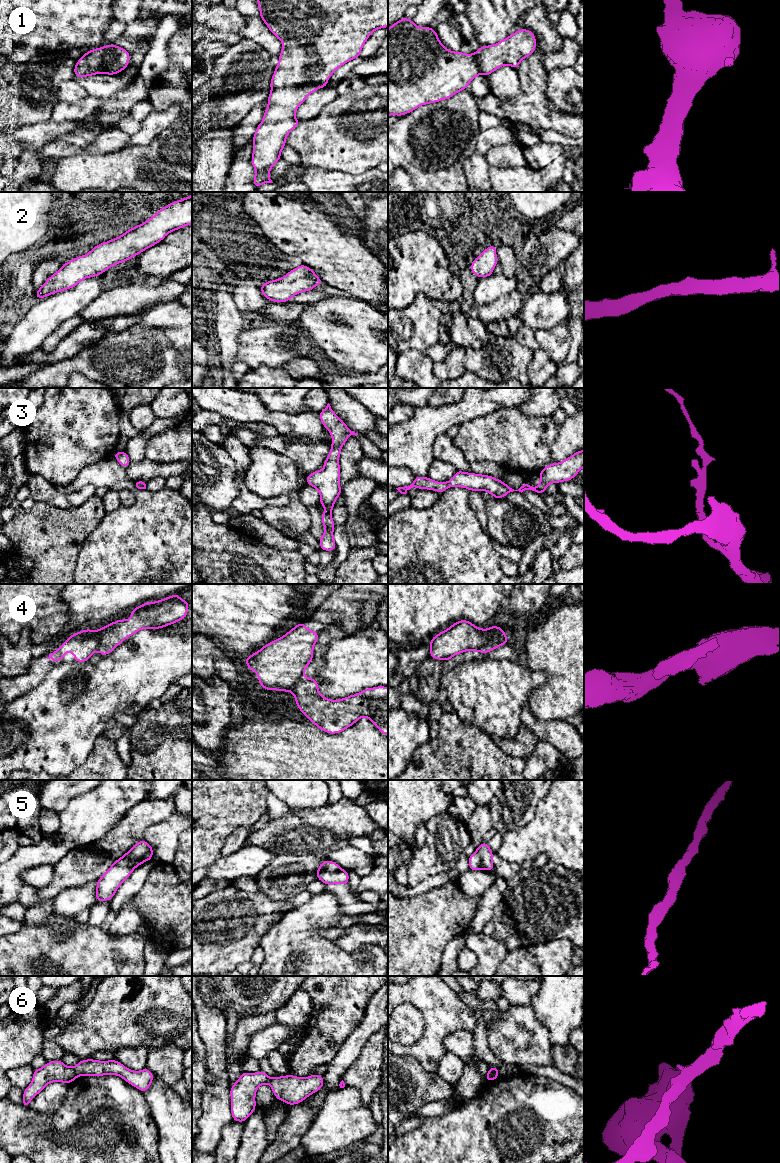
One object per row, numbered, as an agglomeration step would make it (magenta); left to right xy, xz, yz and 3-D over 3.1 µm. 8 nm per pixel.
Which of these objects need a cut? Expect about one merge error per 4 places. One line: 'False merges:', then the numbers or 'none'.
False merges: 4, 6

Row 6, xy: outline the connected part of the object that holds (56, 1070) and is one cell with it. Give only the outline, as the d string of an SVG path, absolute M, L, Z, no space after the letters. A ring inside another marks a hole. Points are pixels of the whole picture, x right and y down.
M62 1060L46 1062L46 1064L34 1070L30 1085L23 1090L23 1107L29 1107L30 1101L36 1097L49 1083L62 1082L70 1084L77 1078L74 1067L66 1066Z

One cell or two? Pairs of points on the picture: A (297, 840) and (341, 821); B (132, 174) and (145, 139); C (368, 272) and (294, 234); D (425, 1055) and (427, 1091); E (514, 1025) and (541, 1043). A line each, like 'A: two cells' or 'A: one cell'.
A: one cell
B: two cells
C: one cell
D: two cells
E: one cell

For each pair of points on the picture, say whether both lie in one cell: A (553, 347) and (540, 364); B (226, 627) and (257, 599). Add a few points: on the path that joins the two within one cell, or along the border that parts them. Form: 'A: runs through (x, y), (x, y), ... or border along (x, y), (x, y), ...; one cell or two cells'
A: border along (539, 348), (557, 364), (564, 361); two cells
B: runs through (232, 619), (249, 606); one cell

